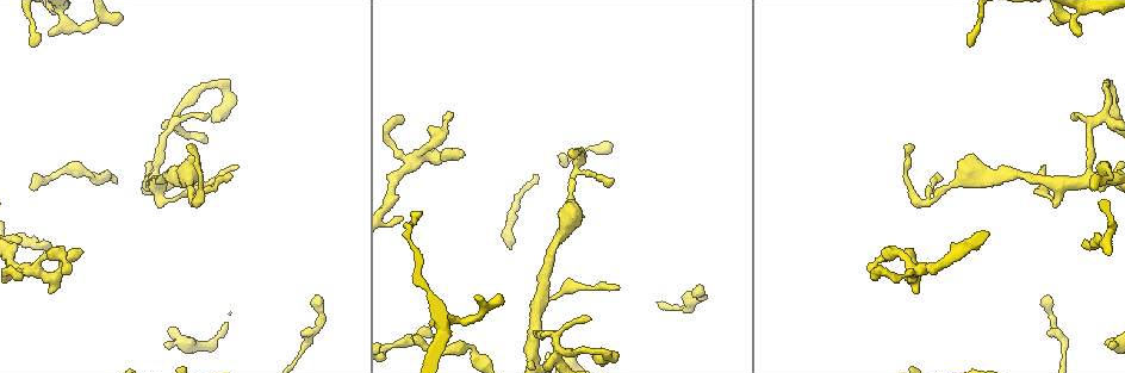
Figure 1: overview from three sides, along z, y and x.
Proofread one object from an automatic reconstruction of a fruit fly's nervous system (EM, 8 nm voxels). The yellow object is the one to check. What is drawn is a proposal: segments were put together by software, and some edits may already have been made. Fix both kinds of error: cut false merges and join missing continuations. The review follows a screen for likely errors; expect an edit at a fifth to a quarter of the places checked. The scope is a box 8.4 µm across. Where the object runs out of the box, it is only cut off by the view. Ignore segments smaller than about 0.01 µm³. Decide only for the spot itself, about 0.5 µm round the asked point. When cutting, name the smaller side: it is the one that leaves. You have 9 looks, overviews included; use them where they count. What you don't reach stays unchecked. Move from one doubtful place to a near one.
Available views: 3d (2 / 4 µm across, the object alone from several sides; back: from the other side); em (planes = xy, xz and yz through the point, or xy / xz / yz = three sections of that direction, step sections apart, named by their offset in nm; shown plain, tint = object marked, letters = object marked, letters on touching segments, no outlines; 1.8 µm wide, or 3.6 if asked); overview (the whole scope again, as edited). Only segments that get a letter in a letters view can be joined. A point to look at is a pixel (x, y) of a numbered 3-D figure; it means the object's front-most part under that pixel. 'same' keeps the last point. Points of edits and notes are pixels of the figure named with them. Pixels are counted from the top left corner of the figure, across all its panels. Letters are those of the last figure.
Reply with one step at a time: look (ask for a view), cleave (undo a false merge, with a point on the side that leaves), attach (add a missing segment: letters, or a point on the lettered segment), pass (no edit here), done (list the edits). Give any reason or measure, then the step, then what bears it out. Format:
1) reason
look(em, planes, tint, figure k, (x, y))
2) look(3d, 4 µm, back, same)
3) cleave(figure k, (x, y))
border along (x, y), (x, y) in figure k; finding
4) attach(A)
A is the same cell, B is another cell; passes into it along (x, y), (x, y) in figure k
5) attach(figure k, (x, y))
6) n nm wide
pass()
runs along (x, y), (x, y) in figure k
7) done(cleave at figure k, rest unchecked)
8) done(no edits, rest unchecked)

look(em, xy, step 16, letters, figure 1, (935, 198))

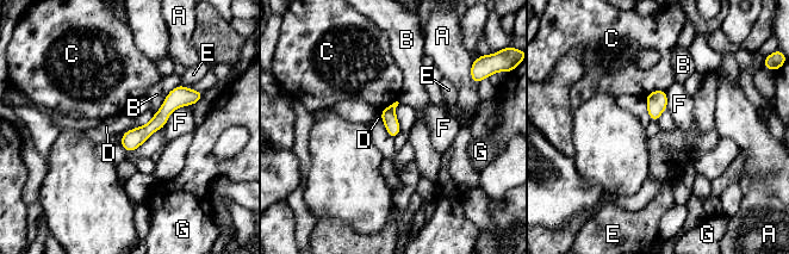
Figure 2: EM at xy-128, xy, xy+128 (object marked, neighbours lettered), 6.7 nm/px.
pass()
A, B, C, D, E, F and G are other cells; border along (138, 126), (124, 132) in figure 2; all the same neuron

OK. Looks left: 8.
tapers out
look(em, planes, tint, figure 1, (165, 345))

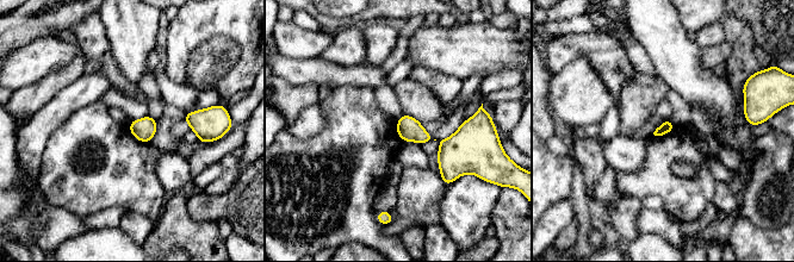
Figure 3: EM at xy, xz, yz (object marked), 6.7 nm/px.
look(em, planes, letters, same)

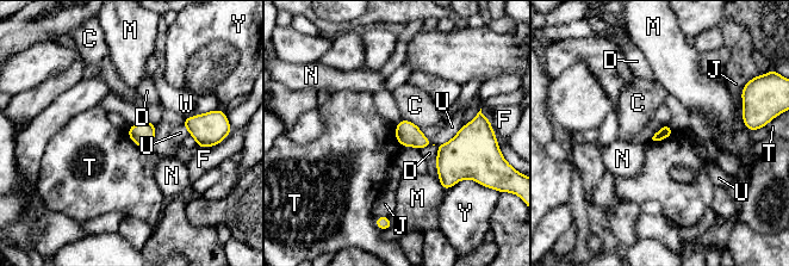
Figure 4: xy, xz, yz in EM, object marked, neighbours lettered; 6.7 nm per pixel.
pass()
C, D, F, J, M, N, T, U, W and Y are other cells; border along (126, 131), (136, 144), (149, 147) in figure 4; no lettered segment goes on from it

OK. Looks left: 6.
branch stops here
look(em, xy, step 8, letters, figure 1, (20, 240))

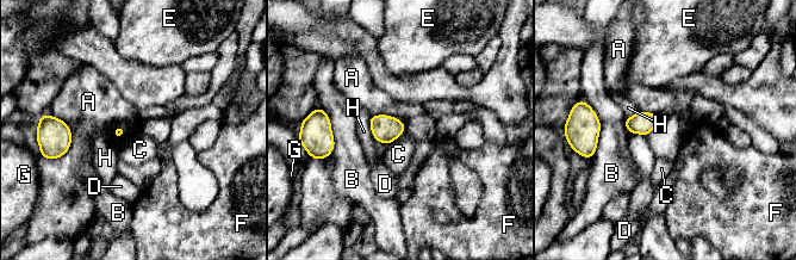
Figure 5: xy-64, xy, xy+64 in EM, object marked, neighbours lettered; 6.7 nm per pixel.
cut it another way
look(em, planes, letters, same)

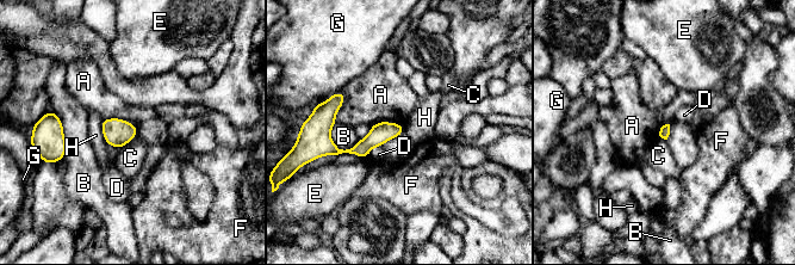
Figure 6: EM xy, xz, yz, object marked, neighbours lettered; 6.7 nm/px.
pass()
A, B, C, D, E, F, G and H are other cells; border along (101, 119), (101, 134), (107, 143) in figure 6; none of them fits

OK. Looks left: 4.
sharp bend
look(em, planes, letters, figure 1, (1115, 90))

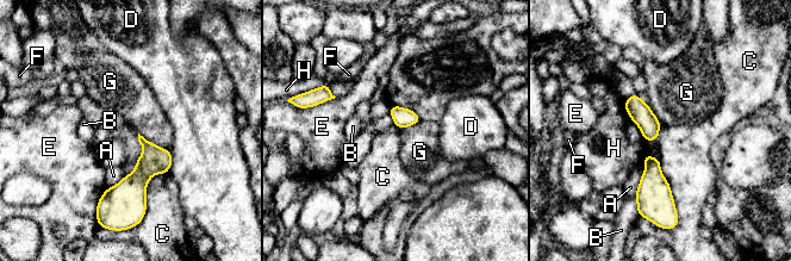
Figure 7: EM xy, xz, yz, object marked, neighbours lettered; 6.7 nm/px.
pass()
A, B, C, D, E, F, G and H are other cells; runs along (167, 153), (124, 192), (105, 196) in figure 7; one neuron here

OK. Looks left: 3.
done(no edits, rest unchecked)

